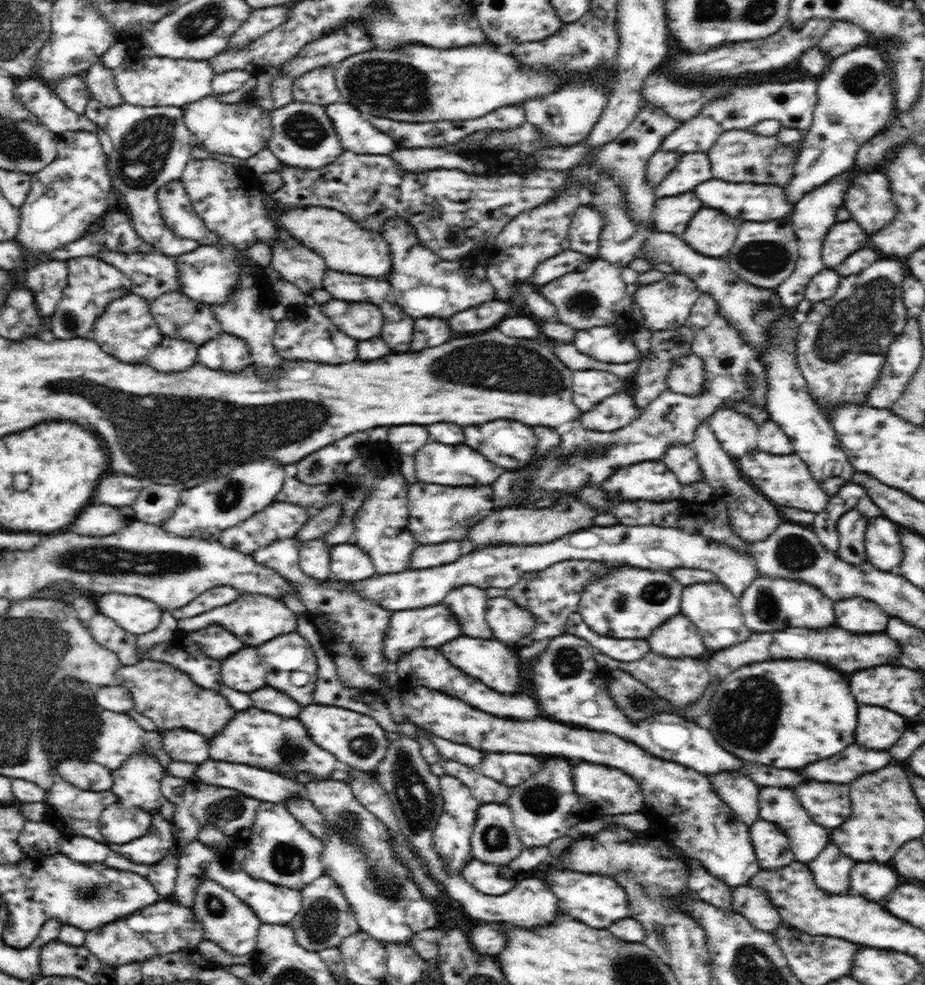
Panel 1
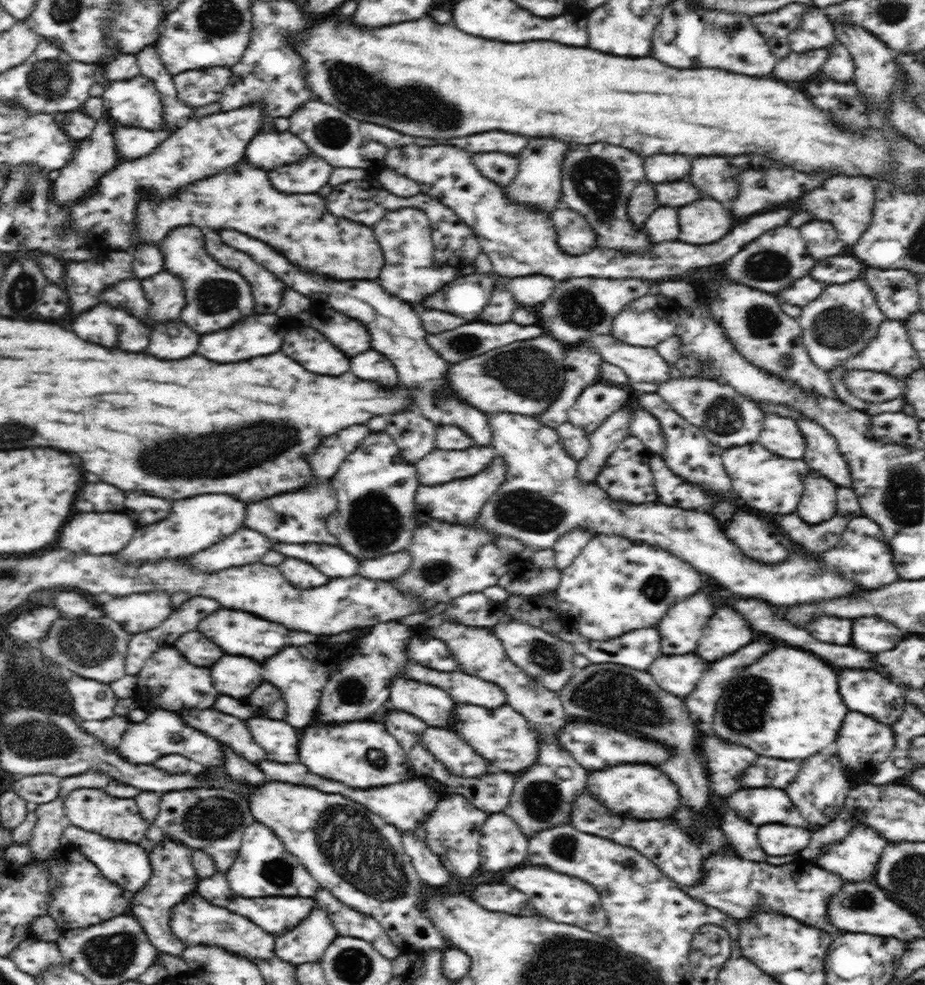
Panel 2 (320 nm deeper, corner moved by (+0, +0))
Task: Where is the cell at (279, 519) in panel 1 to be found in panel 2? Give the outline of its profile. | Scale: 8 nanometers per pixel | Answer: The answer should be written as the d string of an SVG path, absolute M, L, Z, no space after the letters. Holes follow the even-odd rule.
M242 528L205 548L204 552L195 552L194 556L184 559L196 572L218 572L232 566L258 562L271 549L273 542L260 532Z

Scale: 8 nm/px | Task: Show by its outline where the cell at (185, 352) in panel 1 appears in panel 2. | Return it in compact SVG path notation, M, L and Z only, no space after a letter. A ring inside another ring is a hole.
M172 320L152 330L148 352L160 360L188 358L198 350L200 336L192 332L184 322Z

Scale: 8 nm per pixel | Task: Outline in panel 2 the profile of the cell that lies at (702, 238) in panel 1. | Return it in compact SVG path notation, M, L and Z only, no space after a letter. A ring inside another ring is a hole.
M712 198L698 200L684 208L678 208L680 214L680 242L688 244L712 244L724 238L732 228L732 214Z

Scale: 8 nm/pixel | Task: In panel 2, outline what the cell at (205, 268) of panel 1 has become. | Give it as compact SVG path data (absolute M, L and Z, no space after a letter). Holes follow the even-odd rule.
M168 271L152 275L142 282L146 300L150 302L148 318L154 322L174 320L180 316L180 310L186 306L181 278Z

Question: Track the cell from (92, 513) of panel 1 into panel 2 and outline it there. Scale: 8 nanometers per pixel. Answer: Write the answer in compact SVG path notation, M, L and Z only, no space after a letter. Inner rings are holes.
M86 512L86 514L76 514L60 532L58 544L60 548L66 548L72 554L114 554L120 552L134 536L138 526L133 520L128 518L128 514L116 512Z

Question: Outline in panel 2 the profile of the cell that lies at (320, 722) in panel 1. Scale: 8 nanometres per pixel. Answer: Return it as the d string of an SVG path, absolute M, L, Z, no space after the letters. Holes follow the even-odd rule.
M372 720L306 728L300 738L300 762L308 766L312 774L318 774L320 779L336 780L348 787L362 790L417 779L416 771L412 770L407 758L407 752L402 749L395 736L388 733L383 722Z

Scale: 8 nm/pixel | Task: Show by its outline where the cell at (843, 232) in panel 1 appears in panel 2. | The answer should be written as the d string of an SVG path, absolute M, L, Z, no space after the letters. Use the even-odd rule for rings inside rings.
M806 222L800 228L800 234L808 246L808 252L812 258L824 258L824 256L836 256L836 254L844 254L846 246L838 240L836 230L832 228L832 224L824 224L824 222Z

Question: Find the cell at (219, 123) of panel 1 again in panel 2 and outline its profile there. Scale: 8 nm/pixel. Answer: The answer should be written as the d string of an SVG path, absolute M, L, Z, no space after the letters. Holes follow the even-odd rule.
M259 130L246 146L244 160L256 168L271 171L278 166L302 162L310 154L307 144L289 130Z

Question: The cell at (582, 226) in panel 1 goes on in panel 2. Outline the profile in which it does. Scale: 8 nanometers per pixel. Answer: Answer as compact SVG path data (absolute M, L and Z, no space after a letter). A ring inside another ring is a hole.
M562 206L551 213L560 249L570 256L584 255L598 247L590 223L576 211Z

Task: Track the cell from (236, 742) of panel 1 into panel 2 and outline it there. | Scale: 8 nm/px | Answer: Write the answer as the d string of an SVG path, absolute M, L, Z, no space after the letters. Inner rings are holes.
M252 718L248 720L248 730L266 750L268 760L276 760L280 764L298 762L298 730L294 730L284 720Z

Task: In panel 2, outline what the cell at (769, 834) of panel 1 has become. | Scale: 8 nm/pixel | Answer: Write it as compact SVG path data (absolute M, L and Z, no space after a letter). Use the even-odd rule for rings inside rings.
M768 824L760 828L758 840L766 855L780 857L804 850L810 844L810 832L806 828Z

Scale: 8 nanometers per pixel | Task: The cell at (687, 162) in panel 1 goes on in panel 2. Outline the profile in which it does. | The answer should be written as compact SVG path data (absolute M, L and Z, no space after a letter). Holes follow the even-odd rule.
M650 156L644 160L646 178L650 182L672 182L688 176L690 172L690 160L686 156Z

